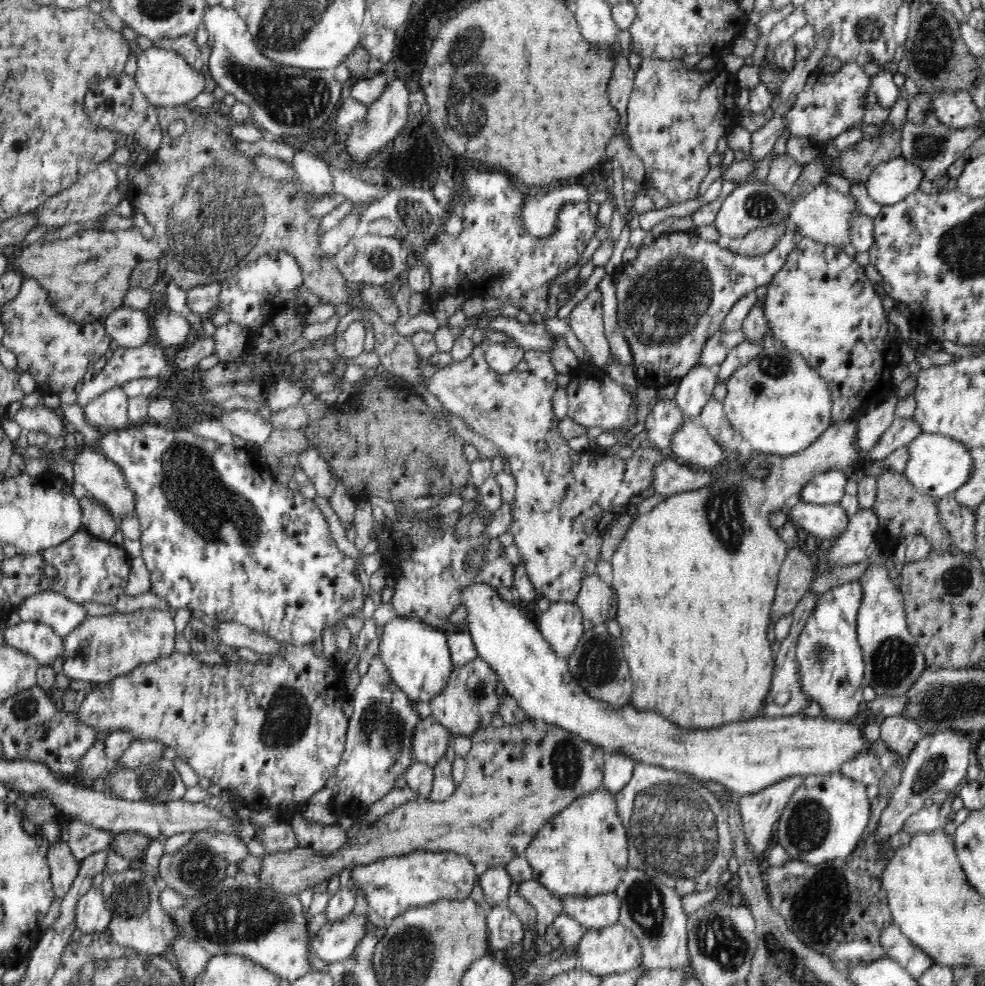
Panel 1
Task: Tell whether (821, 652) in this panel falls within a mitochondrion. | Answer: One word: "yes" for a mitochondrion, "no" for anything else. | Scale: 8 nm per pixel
yes

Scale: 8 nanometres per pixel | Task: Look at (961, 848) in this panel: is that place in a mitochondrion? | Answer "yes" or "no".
no

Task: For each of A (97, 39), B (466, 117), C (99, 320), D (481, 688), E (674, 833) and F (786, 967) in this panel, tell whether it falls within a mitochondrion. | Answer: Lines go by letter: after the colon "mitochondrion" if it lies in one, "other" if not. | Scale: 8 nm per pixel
A: other
B: mitochondrion
C: other
D: mitochondrion
E: mitochondrion
F: mitochondrion

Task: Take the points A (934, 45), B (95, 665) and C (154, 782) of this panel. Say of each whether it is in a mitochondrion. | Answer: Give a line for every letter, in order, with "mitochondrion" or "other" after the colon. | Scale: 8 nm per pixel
A: mitochondrion
B: other
C: mitochondrion

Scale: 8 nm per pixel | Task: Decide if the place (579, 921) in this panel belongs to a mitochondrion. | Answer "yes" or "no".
no

